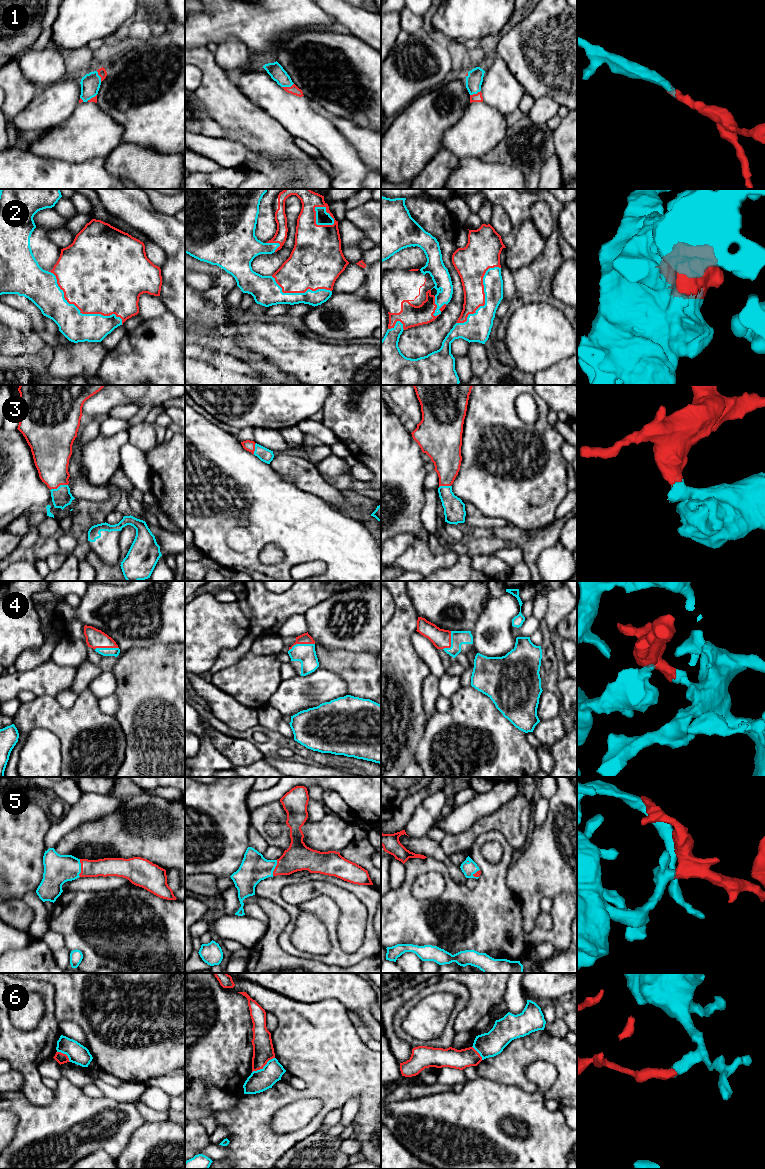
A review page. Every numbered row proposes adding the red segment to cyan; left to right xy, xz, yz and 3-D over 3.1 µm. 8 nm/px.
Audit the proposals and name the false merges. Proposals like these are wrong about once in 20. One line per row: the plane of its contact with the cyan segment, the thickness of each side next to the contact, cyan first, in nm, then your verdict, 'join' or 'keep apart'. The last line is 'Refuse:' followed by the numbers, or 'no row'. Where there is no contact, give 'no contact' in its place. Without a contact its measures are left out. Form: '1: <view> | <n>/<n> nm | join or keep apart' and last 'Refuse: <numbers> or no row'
1: xz | 120/70 nm | join
2: xy | 240/460 nm | join
3: xy | 160/300 nm | join
4: xz | 160/90 nm | join
5: xy | 240/150 nm | join
6: xz | 170/170 nm | keep apart
Refuse: 6

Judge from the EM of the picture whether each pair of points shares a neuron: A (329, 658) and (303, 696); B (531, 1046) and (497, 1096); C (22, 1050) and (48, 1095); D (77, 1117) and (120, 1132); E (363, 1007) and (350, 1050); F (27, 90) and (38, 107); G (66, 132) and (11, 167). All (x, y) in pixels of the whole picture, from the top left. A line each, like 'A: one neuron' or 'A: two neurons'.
A: two neurons
B: two neurons
C: one neuron
D: one neuron
E: two neurons
F: two neurons
G: two neurons

